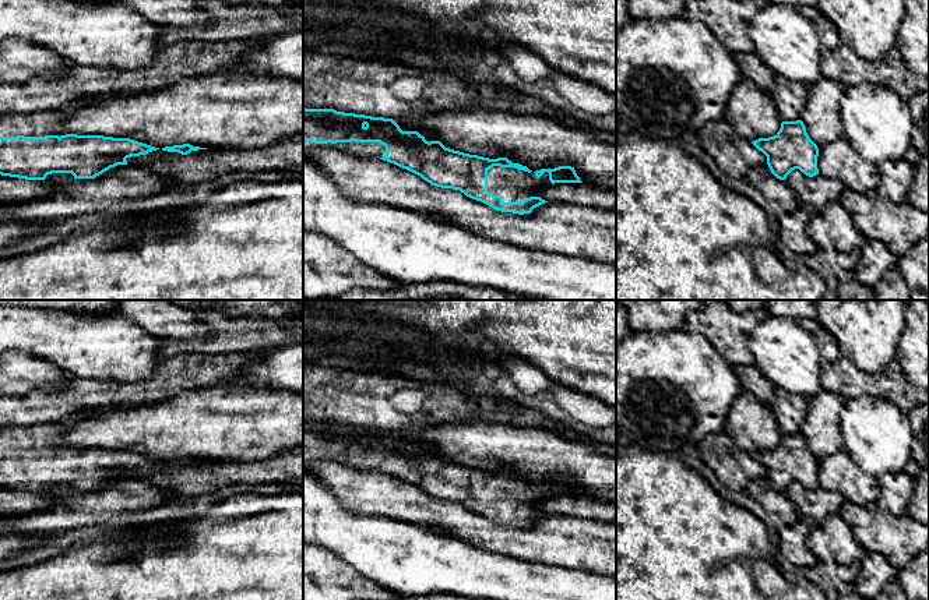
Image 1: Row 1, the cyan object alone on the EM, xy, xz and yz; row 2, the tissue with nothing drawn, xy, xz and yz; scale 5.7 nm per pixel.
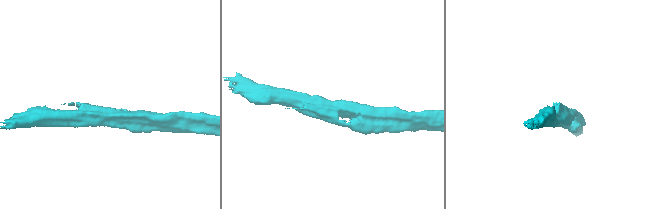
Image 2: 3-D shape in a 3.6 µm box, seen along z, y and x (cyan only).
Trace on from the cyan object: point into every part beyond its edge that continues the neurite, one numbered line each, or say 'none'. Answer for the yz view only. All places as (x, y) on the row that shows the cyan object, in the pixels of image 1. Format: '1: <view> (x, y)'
none

